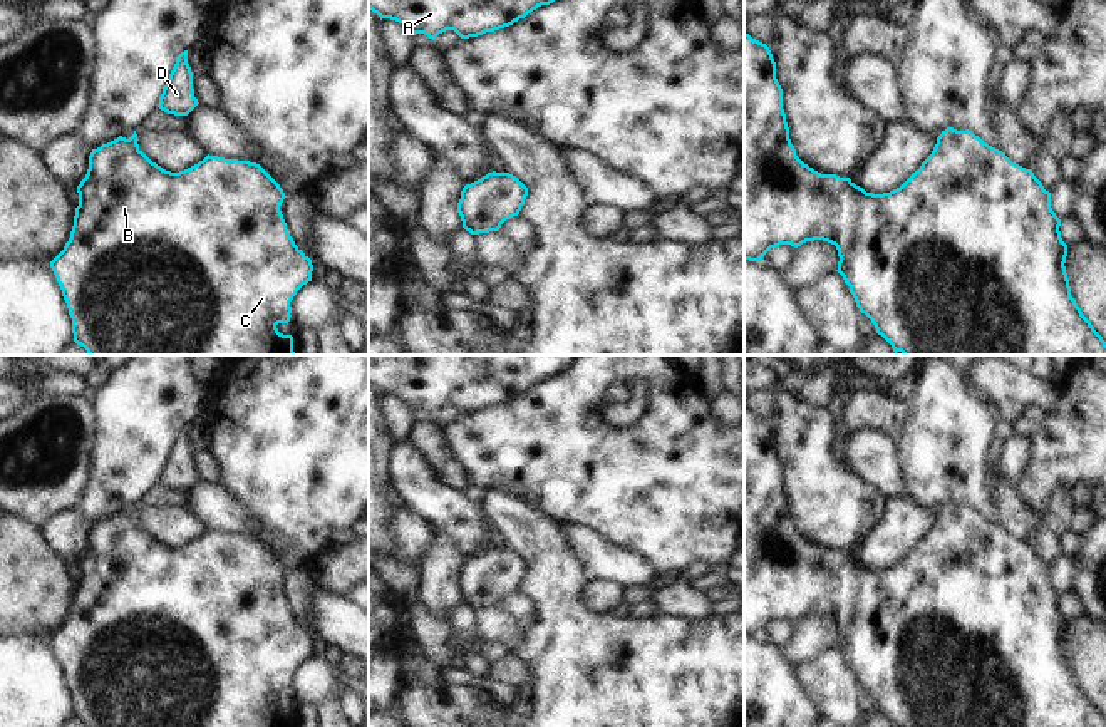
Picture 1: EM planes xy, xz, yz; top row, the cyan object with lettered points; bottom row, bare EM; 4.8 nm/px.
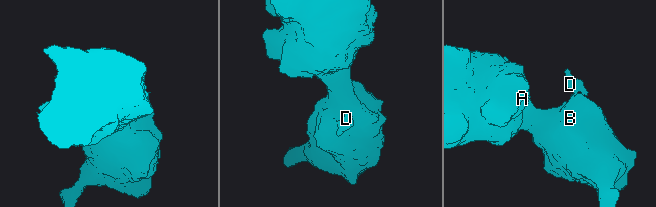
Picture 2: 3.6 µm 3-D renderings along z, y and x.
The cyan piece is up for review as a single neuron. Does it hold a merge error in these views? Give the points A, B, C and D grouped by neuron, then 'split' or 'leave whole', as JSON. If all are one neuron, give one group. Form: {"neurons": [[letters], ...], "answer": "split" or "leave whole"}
{"neurons": [["A", "B", "C", "D"]], "answer": "leave whole"}

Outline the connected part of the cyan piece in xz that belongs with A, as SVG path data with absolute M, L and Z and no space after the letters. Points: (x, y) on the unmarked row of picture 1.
M369 355L369 384L407 402L414 410L436 414L454 405L461 414L513 400L541 380L571 367L576 355Z

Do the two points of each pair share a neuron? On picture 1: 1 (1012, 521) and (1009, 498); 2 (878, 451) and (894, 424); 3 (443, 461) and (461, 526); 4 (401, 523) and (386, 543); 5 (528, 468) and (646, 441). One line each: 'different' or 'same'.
1: same
2: different
3: different
4: different
5: same

